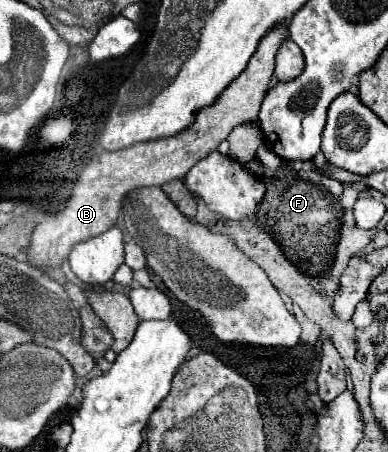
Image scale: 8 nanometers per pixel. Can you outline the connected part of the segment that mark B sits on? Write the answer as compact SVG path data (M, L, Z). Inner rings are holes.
M280 22L260 40L246 70L224 90L224 96L220 96L212 108L198 112L196 122L188 132L180 132L180 136L172 136L172 140L156 140L156 144L134 144L120 152L96 154L80 172L78 184L74 186L66 206L56 214L48 214L36 226L26 250L28 264L42 272L46 272L46 268L60 268L76 244L106 232L118 222L122 202L130 192L146 186L162 186L172 180L184 180L188 170L198 164L198 160L212 154L236 126L254 122L274 74L276 52L284 40L288 40L288 26L286 22Z

